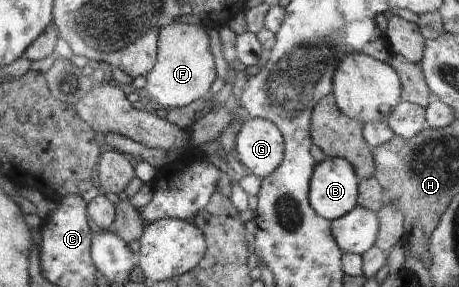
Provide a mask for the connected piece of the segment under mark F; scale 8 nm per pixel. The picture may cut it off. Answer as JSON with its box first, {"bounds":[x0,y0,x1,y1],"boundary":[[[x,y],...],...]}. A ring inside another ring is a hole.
{"bounds":[145,22,218,108],"boundary":[[[174,22],[161,30],[160,52],[156,68],[147,76],[145,89],[163,108],[188,106],[208,96],[218,80],[216,60],[210,47],[209,29],[203,24]]]}

